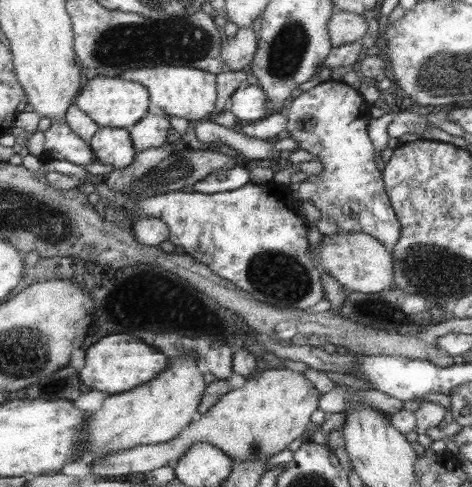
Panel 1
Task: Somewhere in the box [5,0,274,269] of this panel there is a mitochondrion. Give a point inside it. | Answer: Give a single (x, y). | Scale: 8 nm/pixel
(127, 43)

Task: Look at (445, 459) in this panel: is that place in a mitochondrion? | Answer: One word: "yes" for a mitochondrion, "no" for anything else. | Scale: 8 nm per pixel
no

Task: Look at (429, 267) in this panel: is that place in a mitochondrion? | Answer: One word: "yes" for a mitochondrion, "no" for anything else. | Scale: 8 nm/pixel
yes

